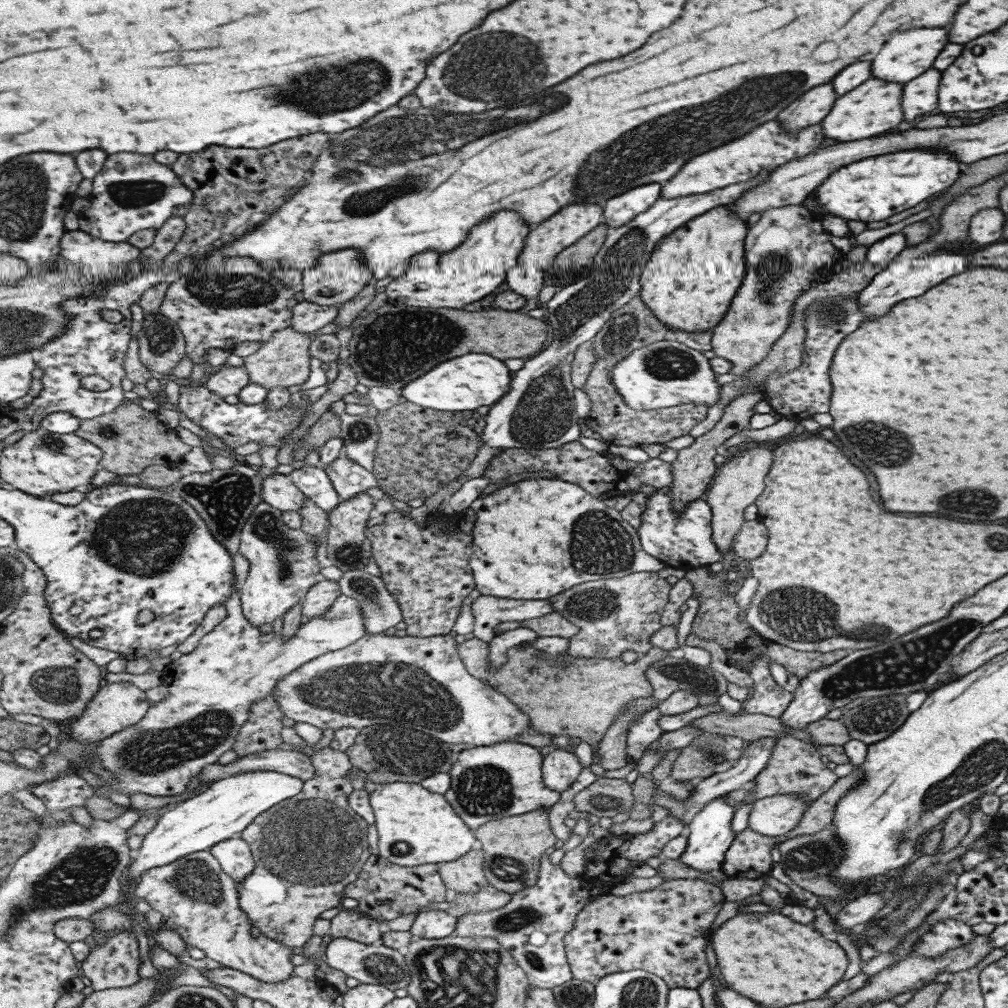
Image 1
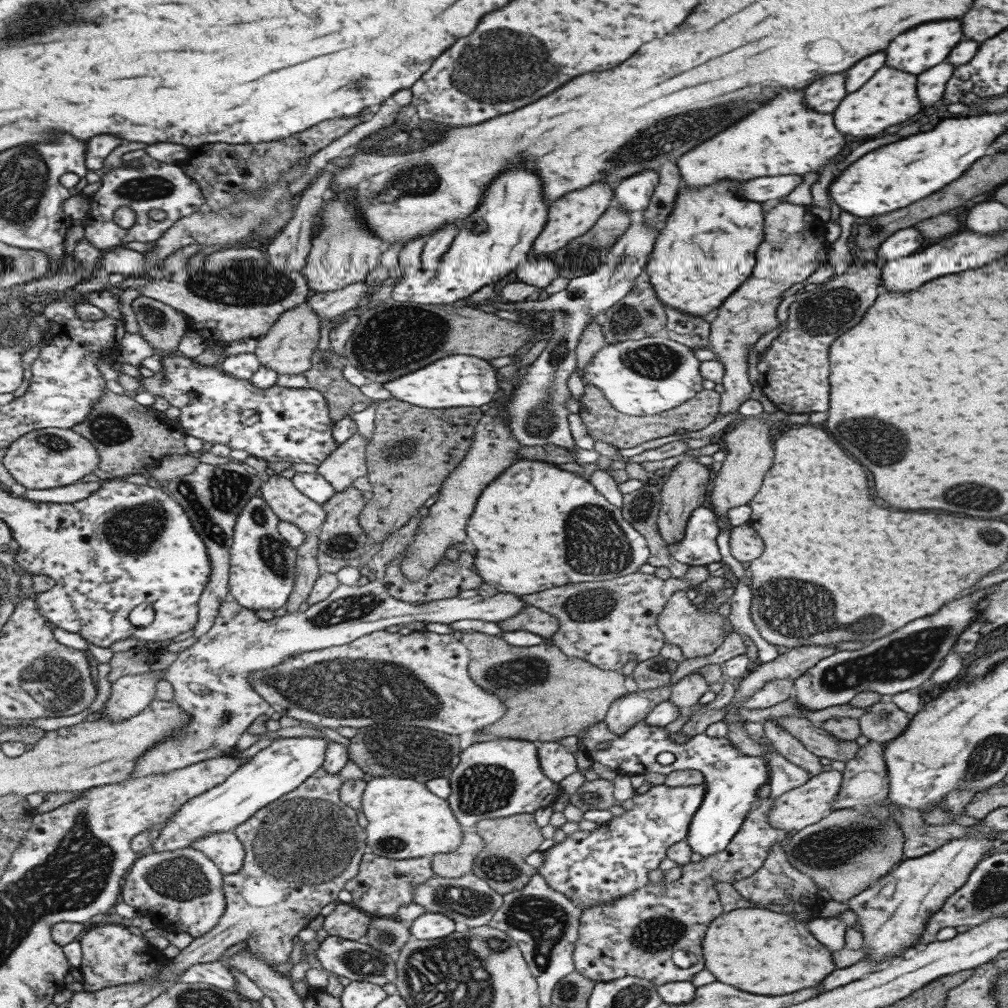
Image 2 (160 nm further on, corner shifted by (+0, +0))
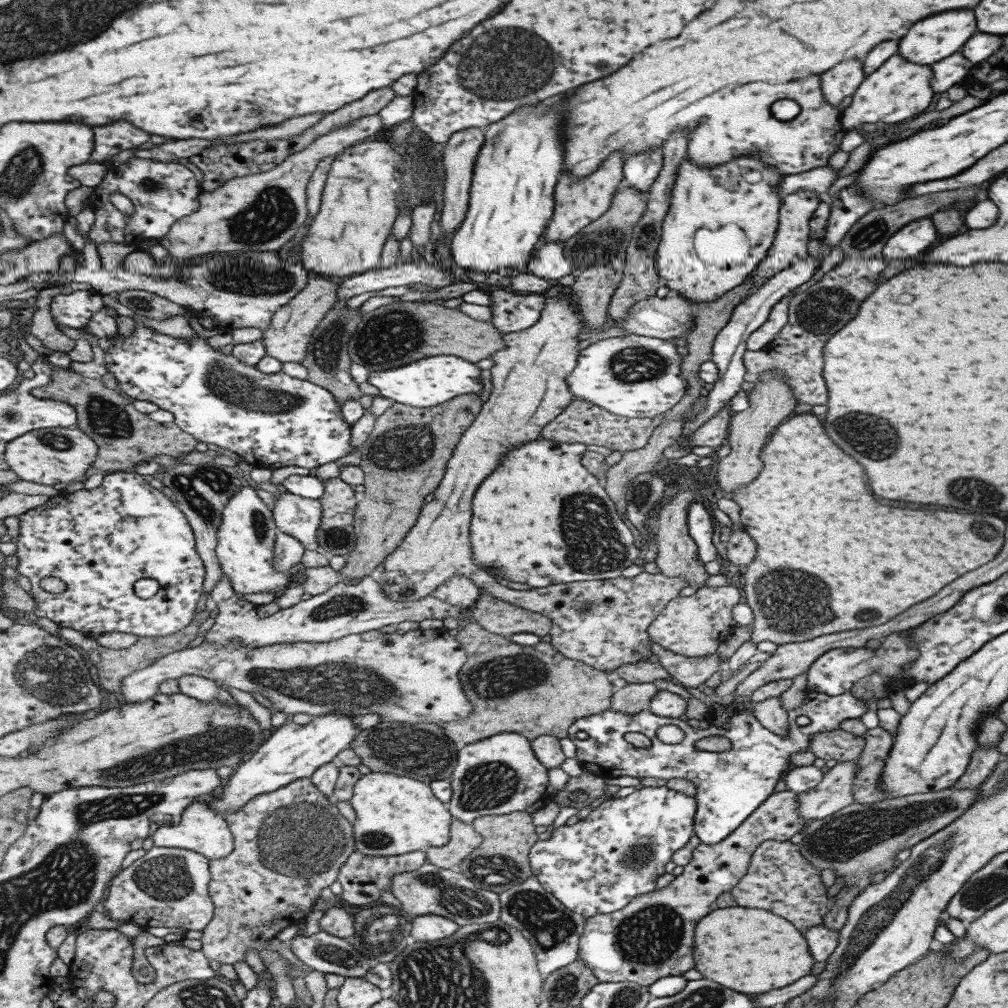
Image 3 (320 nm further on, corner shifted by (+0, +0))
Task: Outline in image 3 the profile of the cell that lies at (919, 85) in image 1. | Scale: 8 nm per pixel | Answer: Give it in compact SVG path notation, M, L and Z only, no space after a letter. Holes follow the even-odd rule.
M959 52L951 54L947 60L939 60L937 64L933 64L931 66L935 76L935 80L931 80L933 92L945 92L947 88L962 82L969 68L971 68L971 62L965 60Z

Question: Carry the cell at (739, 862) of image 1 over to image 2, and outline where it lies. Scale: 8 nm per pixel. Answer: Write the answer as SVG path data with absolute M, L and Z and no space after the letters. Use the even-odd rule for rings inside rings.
M771 797L759 799L759 804L746 814L739 830L723 850L710 854L708 857L702 857L698 862L685 863L681 866L681 875L677 880L664 884L649 882L625 896L582 909L578 920L578 935L572 952L574 971L594 983L609 982L623 976L635 976L647 980L656 987L669 984L669 982L690 982L693 974L705 968L700 947L705 929L709 922L722 913L721 906L718 905L717 893L713 887L715 882L732 884L732 882L751 876L760 867L764 856L767 856L769 847L779 843L788 835L787 831L776 829L769 824L766 816L773 803L774 798ZM674 950L691 952L697 958L697 962L693 962L687 968L675 966L675 962L671 959Z

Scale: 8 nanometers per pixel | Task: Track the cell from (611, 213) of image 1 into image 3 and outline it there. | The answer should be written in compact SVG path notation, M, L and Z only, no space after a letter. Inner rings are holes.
M662 149L639 151L623 161L622 175L625 184L647 194L662 167Z

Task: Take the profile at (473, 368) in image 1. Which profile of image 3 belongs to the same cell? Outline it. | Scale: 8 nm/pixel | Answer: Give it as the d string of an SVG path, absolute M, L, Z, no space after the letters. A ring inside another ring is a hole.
M433 355L414 360L409 364L380 371L369 371L366 380L378 393L391 401L415 408L427 408L447 402L462 394L481 392L479 369L456 355Z

